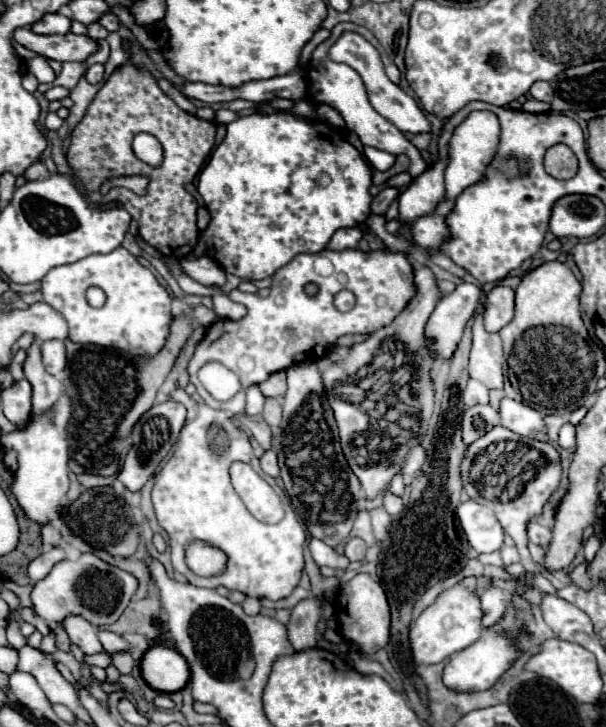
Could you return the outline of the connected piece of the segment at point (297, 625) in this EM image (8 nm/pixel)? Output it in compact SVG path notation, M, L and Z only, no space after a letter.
M307 598L291 610L291 618L287 622L287 636L291 646L297 652L315 648L317 644L315 626L317 626L319 614L321 614L321 604L315 598Z

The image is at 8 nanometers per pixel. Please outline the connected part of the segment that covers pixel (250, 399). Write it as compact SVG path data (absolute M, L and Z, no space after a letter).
M255 384L255 386L251 386L249 390L247 390L247 414L249 416L255 416L255 414L261 414L261 410L263 410L263 402L265 402L265 396L261 396L261 390L259 390L259 386Z

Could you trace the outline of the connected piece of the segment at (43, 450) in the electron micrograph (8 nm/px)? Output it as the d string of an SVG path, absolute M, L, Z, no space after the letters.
M61 396L53 408L53 416L31 416L31 422L23 430L15 430L11 434L1 436L1 444L7 450L17 452L19 468L15 472L11 490L25 510L29 520L37 522L39 526L51 524L61 516L61 502L69 490L67 478L67 440L65 440L65 426L71 418L71 400L69 396Z

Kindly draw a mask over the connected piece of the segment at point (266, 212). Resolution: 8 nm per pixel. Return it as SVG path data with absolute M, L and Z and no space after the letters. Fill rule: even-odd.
M285 110L241 116L227 124L225 140L213 150L207 166L199 174L197 190L211 214L207 230L201 232L207 244L207 254L217 260L227 274L251 282L269 278L281 266L289 264L295 254L317 254L325 250L335 230L363 224L371 214L369 186L371 166L331 124L305 120ZM321 174L331 178L329 186L317 184Z

